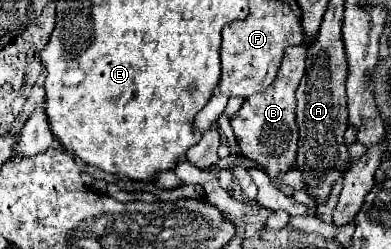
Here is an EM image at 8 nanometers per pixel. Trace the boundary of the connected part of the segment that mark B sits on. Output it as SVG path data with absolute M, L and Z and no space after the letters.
M292 46L286 50L282 66L278 70L276 80L260 94L250 96L238 114L232 118L232 130L244 148L244 156L252 158L254 162L260 164L272 178L280 176L280 172L288 170L294 164L296 158L296 142L298 142L298 126L294 122L294 108L296 108L296 98L294 92L298 88L298 82L304 74L304 62L306 62L306 52L308 46Z

